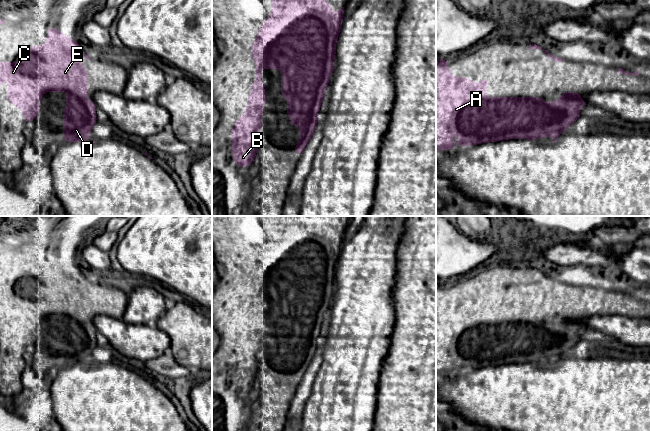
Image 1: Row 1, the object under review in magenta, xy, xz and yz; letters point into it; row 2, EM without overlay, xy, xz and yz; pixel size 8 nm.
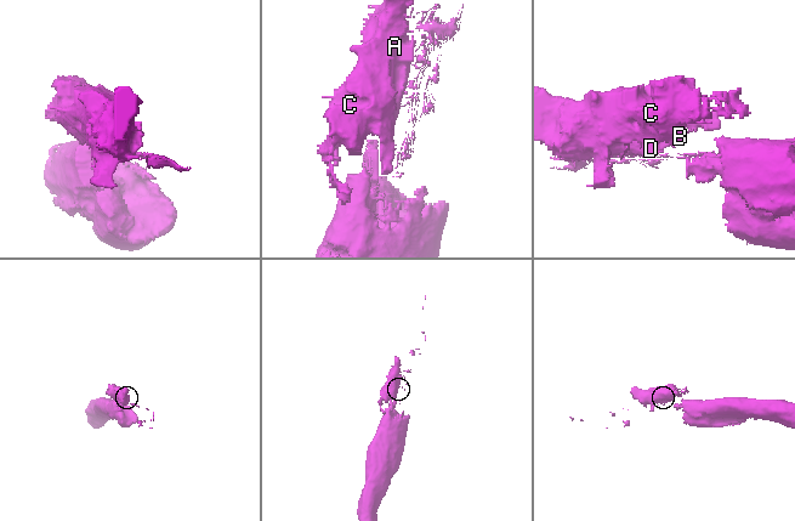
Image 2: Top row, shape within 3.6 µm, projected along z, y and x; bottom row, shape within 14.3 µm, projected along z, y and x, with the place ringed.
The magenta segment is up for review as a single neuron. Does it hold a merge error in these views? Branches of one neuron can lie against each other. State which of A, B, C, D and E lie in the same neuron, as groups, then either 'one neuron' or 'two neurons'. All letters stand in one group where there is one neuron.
groups A B C E / D; two neurons

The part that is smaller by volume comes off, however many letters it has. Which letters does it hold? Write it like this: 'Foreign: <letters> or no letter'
Foreign: A, B, C, E

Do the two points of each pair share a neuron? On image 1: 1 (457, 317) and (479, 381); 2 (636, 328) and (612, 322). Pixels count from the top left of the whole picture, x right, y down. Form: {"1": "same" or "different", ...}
{"1": "different", "2": "same"}

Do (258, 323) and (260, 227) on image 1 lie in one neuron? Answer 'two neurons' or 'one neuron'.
one neuron

